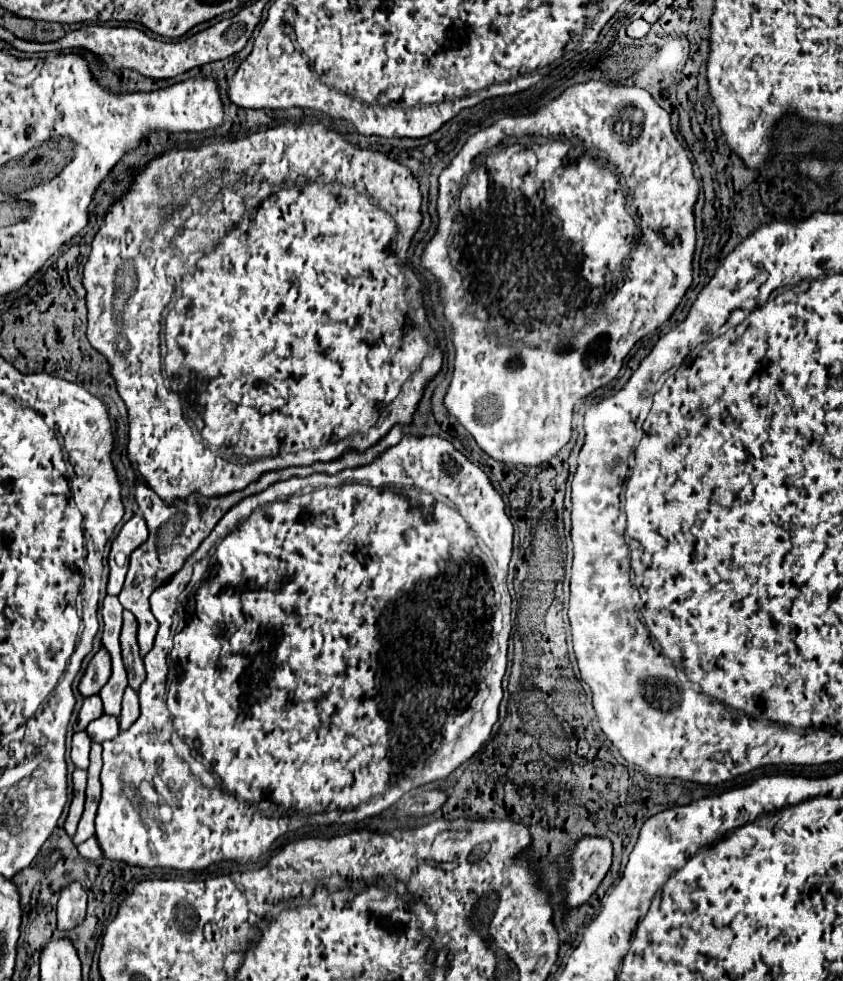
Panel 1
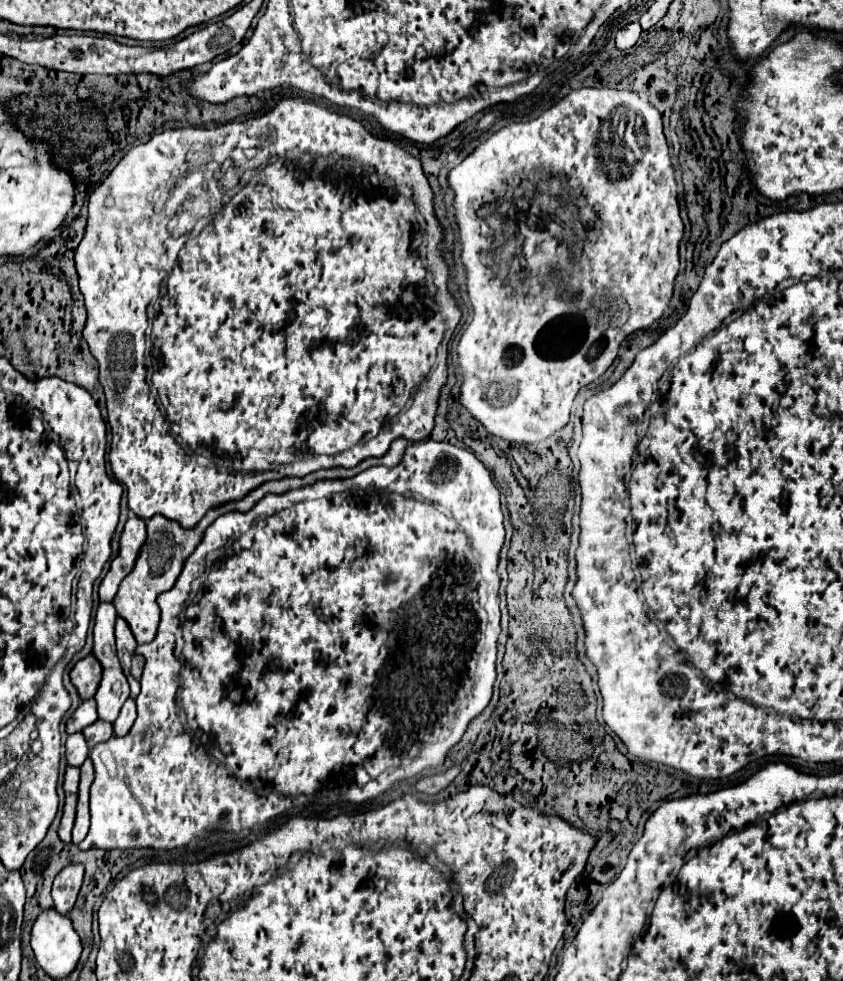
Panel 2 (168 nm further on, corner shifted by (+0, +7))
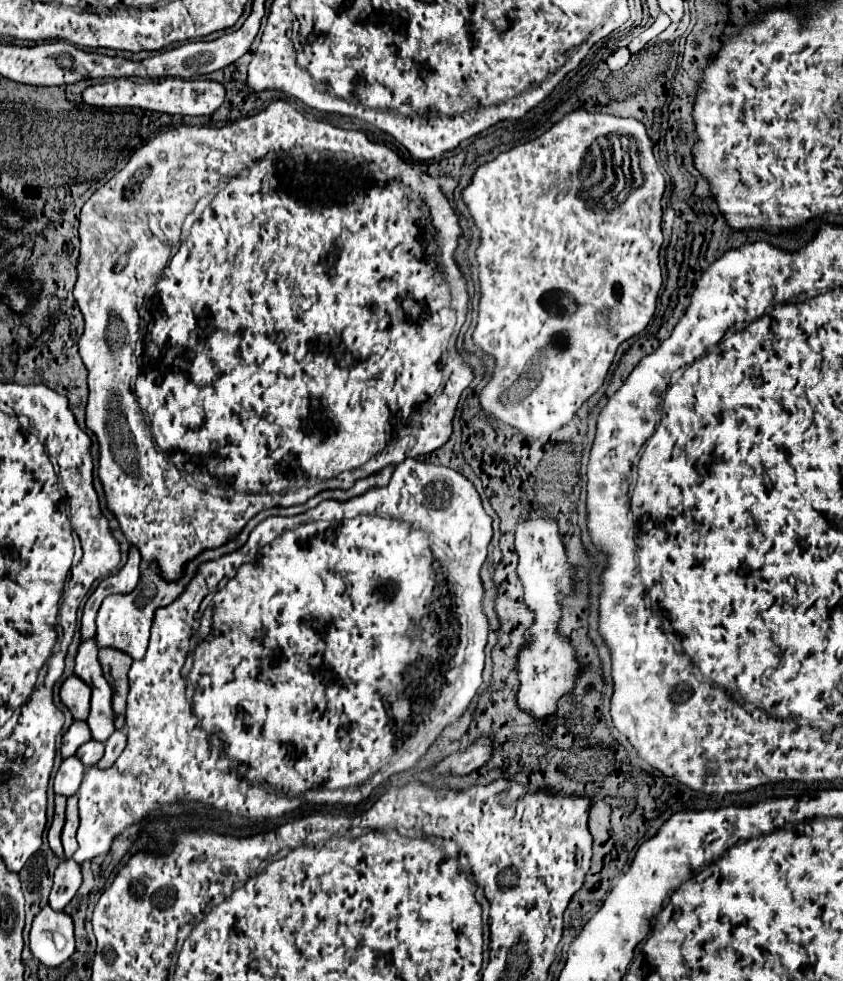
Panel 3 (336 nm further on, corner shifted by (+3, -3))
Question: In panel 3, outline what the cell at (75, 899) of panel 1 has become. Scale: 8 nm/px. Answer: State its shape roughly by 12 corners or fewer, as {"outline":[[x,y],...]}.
{"outline":[[69,858],[55,870],[49,906],[63,910],[81,886],[81,868]]}

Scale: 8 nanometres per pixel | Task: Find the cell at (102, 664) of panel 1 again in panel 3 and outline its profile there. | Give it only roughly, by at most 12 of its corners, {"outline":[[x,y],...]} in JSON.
{"outline":[[75,674],[61,686],[61,702],[87,720],[89,686]]}

